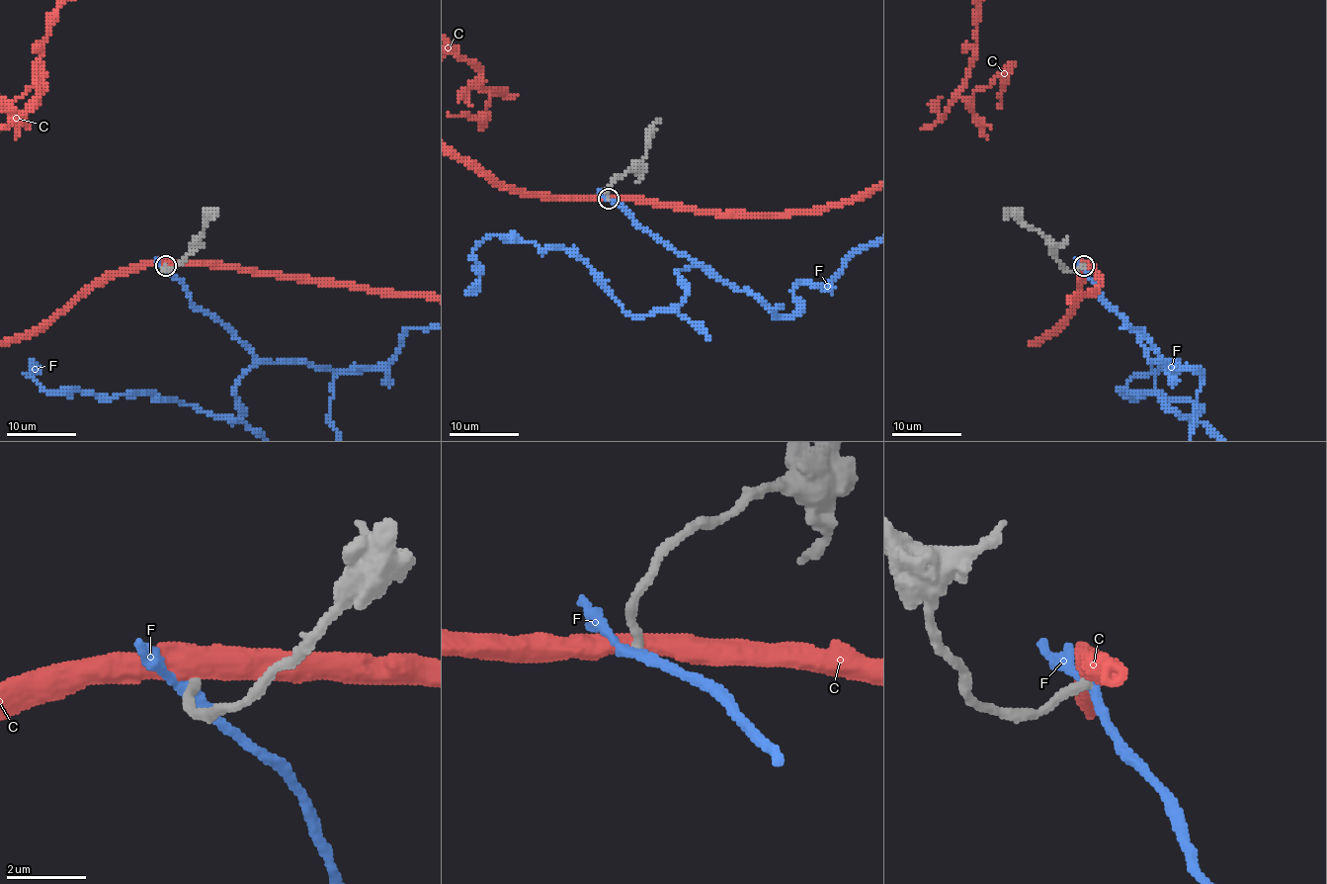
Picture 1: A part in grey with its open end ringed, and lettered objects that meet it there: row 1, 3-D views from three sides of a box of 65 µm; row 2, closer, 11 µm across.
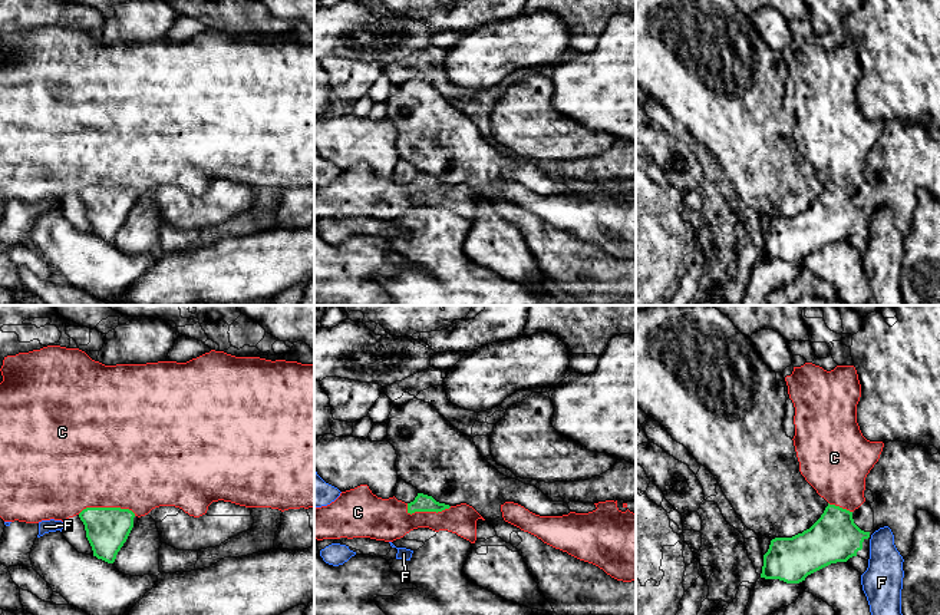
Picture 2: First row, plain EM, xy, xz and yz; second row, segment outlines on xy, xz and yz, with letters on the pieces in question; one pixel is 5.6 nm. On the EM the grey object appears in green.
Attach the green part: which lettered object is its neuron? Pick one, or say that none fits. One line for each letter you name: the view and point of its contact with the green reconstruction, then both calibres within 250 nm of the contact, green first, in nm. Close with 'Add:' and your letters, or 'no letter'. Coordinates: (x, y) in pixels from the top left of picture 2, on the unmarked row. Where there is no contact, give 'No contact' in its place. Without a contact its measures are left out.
Add: no letter

